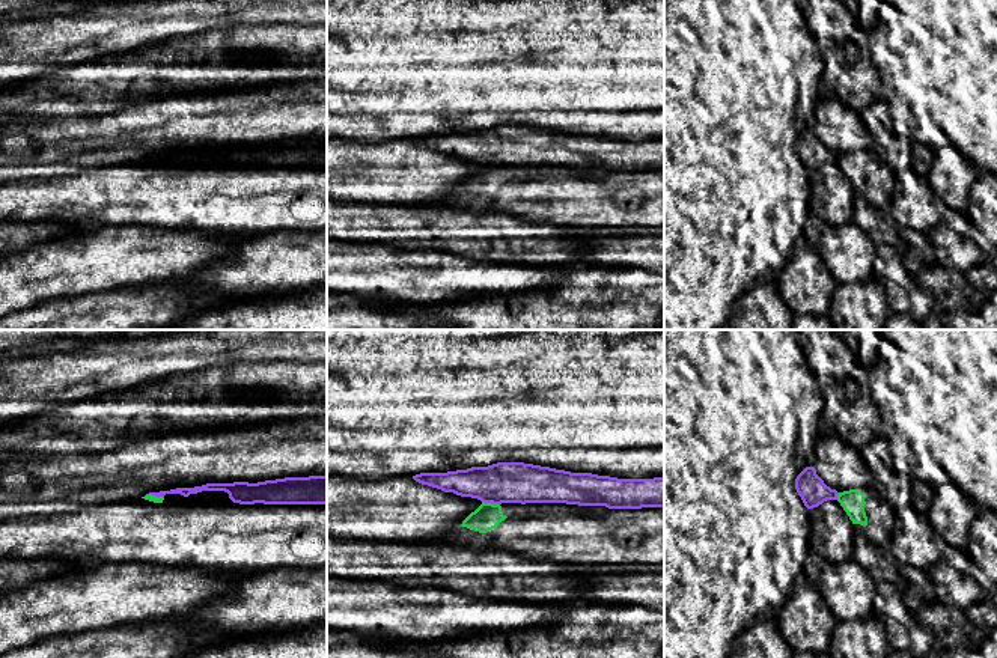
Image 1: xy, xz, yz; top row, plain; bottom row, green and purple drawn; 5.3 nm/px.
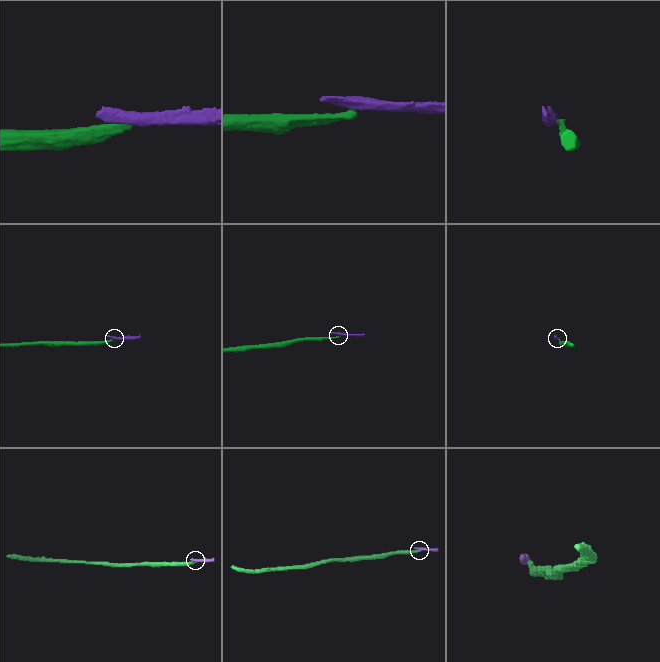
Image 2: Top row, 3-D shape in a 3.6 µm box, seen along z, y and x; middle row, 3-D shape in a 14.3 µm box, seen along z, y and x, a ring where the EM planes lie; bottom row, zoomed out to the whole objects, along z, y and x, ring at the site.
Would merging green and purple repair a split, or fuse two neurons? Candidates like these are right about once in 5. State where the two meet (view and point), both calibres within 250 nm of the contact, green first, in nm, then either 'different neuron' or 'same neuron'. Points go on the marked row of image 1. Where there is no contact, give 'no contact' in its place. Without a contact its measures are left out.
contact xz (491, 503); calibres 140 and 220 nm; different neuron

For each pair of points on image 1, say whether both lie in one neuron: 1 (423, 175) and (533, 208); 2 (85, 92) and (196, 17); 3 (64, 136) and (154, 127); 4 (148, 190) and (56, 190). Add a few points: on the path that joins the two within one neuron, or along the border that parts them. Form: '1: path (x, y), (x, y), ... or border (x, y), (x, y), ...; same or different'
1: border (481, 167), (460, 187), (429, 202); different
2: border (139, 44), (112, 57); different
3: path (86, 136), (131, 134); same
4: path (125, 190), (79, 190); same

